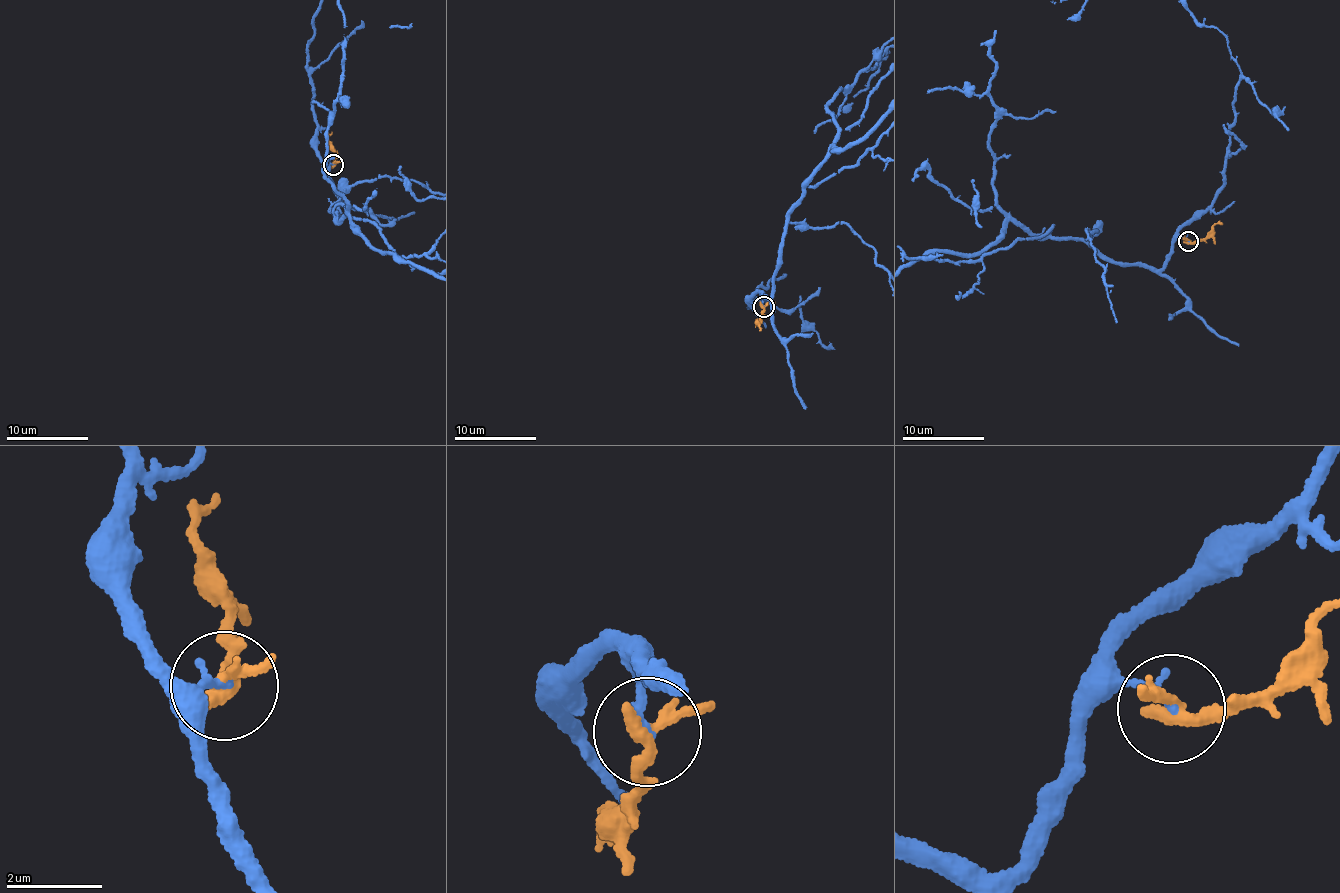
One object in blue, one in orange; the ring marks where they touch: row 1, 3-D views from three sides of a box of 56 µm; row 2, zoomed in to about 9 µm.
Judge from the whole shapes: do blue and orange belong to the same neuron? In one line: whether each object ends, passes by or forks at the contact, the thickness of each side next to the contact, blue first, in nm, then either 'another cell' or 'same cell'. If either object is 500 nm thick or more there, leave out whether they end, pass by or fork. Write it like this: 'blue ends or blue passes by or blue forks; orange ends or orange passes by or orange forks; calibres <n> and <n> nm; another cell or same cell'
blue ends; orange passes by; calibres 200 and 280 nm; another cell

